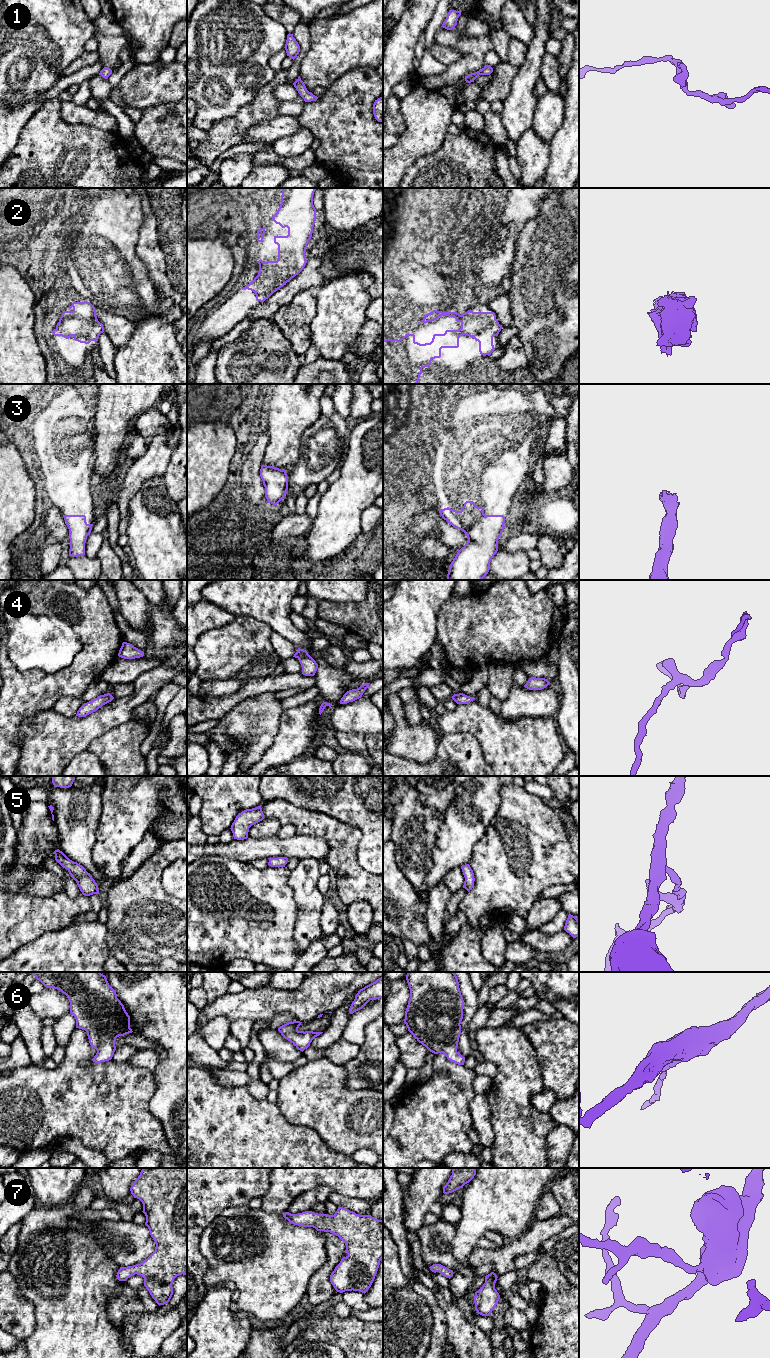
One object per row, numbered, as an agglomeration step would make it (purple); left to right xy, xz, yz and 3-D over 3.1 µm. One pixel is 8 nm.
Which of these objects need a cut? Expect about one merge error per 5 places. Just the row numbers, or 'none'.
none

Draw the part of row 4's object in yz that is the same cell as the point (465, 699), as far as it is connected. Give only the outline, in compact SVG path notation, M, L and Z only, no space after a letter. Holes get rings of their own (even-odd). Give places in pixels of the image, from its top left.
M459 693L459 694L454 694L452 696L452 699L457 703L457 704L468 704L470 703L471 701L475 700L474 697L470 697L470 696L467 696L463 693Z

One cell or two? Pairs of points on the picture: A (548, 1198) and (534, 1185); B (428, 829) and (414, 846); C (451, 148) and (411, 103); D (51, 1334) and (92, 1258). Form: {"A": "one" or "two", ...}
{"A": "two", "B": "one", "C": "two", "D": "one"}

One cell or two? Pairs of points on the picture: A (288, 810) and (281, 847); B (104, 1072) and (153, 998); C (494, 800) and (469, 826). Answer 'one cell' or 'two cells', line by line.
A: two cells
B: two cells
C: one cell

